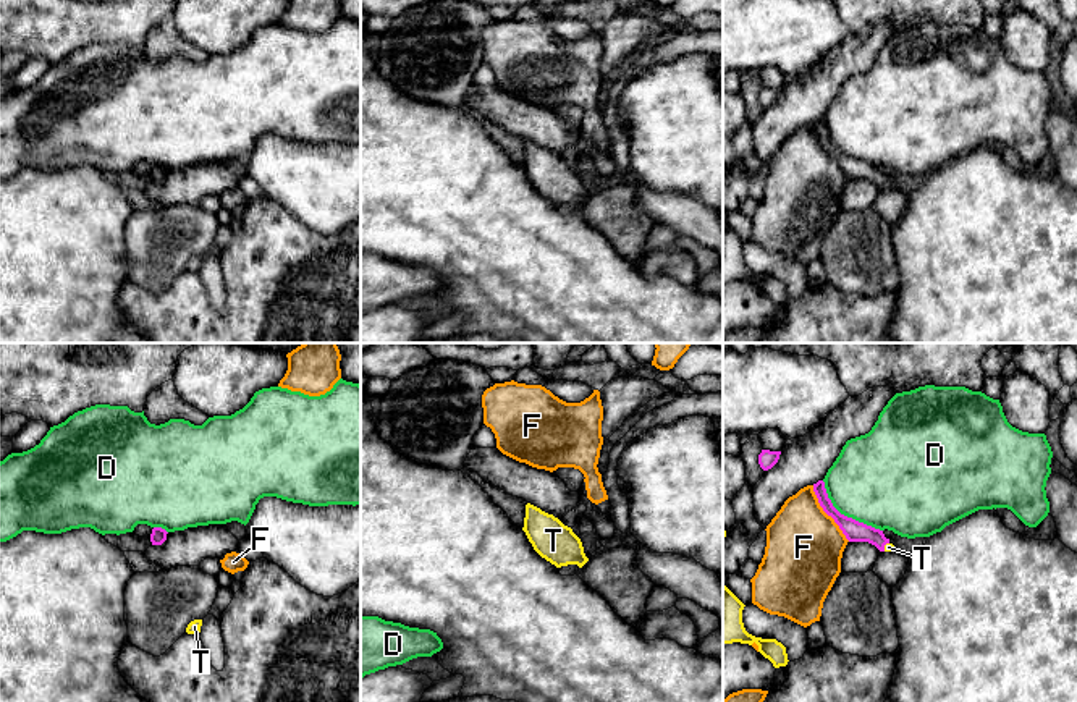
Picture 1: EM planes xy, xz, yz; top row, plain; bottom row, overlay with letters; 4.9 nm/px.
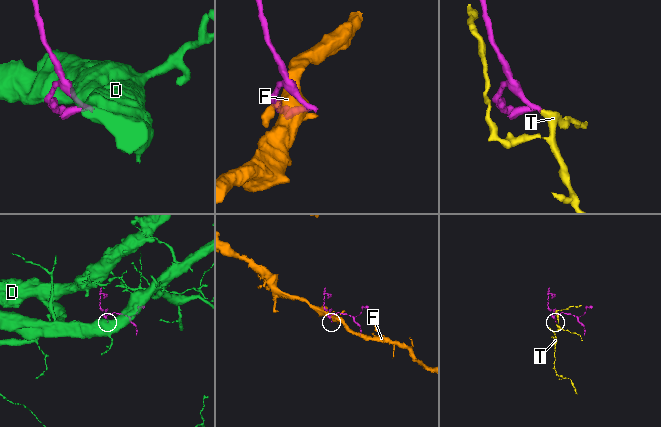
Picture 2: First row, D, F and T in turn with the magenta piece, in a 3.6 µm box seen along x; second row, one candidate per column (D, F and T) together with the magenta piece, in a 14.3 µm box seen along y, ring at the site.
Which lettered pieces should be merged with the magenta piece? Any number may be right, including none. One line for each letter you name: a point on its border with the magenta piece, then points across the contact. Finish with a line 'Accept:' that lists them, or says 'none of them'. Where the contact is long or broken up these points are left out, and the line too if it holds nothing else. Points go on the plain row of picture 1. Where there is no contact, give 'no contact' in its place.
T: yz (883, 185) | across yz (854, 169), (870, 172), (883, 185), (888, 185)
Accept: T

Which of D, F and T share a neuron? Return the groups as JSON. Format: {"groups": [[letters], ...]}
{"groups": [["D"], ["F"], ["T"]]}

